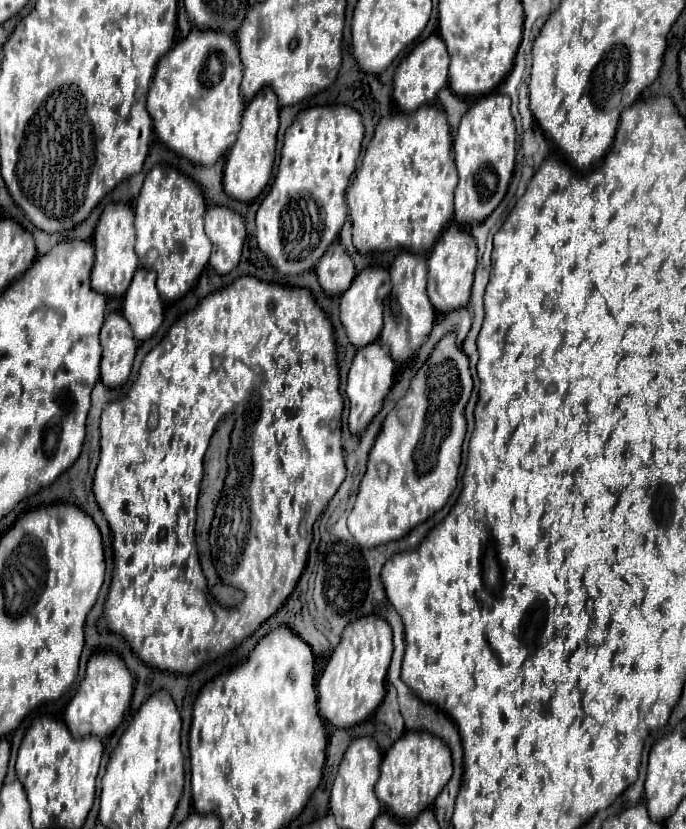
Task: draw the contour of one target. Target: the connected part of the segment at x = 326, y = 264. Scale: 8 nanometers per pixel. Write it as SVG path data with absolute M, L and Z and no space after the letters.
M334 242L316 264L316 276L326 296L340 296L342 292L346 292L346 288L350 288L356 270L354 262L340 242Z

